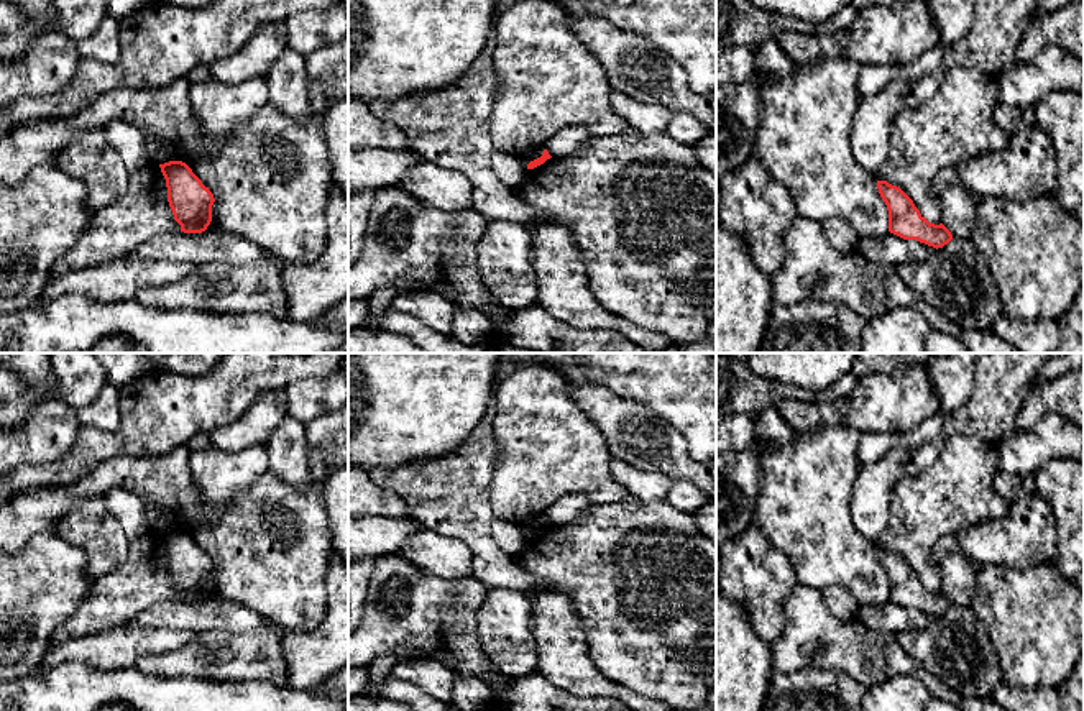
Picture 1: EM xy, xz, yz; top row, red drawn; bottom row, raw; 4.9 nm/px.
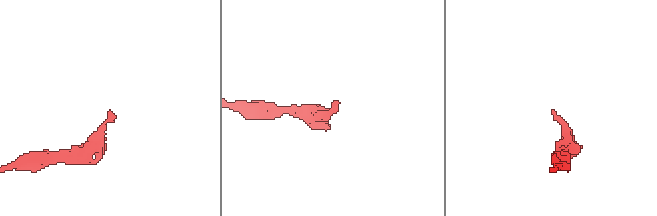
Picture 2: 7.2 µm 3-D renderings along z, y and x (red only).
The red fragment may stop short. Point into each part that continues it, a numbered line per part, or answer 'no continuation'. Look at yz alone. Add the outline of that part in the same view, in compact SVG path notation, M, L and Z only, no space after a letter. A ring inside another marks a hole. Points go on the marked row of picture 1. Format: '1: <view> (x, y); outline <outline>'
no continuation

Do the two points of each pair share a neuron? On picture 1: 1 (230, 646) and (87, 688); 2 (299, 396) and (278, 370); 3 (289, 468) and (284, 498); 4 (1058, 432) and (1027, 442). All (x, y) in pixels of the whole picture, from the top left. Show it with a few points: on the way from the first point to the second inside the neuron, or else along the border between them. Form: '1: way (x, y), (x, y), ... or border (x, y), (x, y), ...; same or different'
1: border (135, 665), (150, 675), (179, 677); different
2: border (327, 375), (294, 380), (284, 389); different
3: border (268, 470), (301, 490), (314, 480); different
4: way (1050, 439), (1035, 442); same

